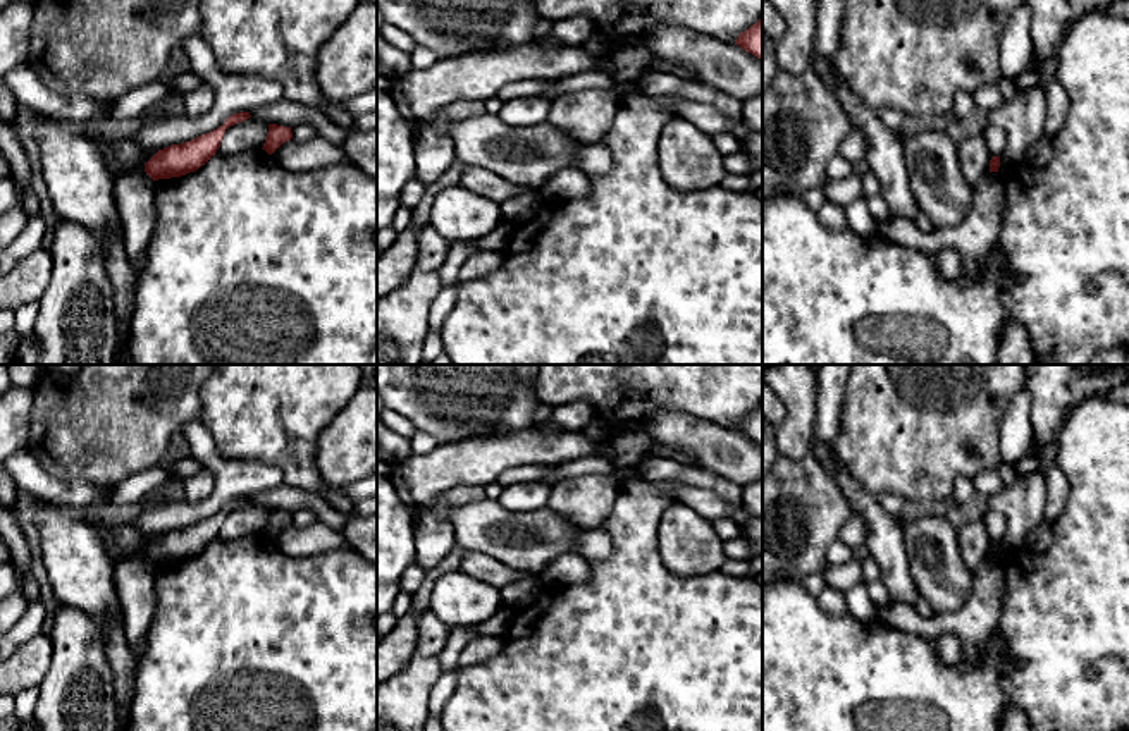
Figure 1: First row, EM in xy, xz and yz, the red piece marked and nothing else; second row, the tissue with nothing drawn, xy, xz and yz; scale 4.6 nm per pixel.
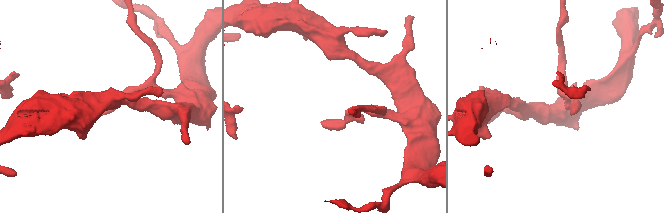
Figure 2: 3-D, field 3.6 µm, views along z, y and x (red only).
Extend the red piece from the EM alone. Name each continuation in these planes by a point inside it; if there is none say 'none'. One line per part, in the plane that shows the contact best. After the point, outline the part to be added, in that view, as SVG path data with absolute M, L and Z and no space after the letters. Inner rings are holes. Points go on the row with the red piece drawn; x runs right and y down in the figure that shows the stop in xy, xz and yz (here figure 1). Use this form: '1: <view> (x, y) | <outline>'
none

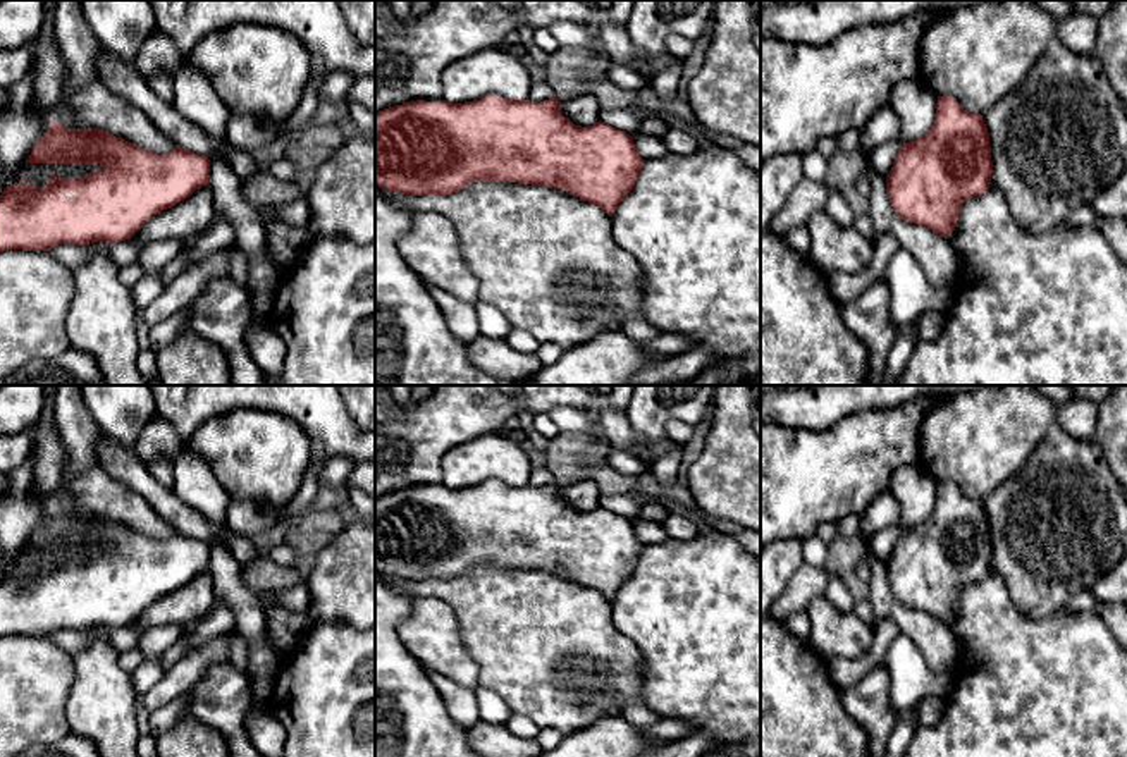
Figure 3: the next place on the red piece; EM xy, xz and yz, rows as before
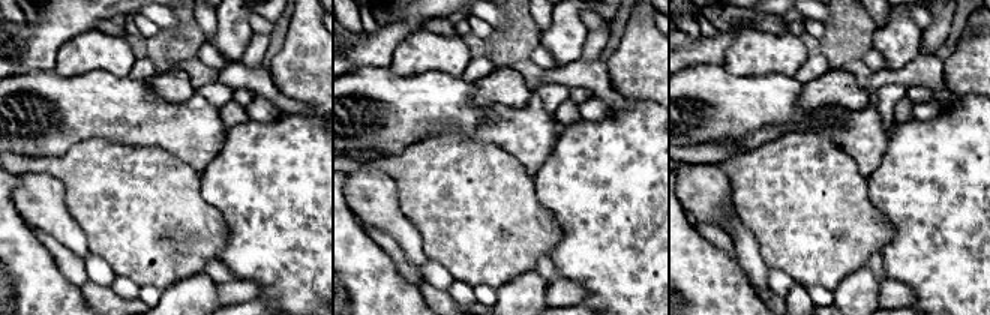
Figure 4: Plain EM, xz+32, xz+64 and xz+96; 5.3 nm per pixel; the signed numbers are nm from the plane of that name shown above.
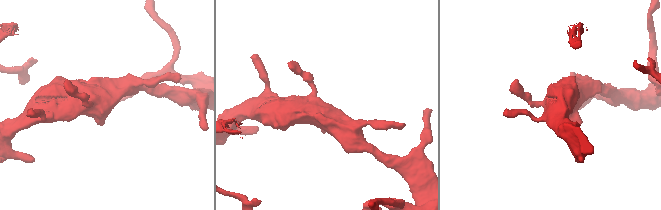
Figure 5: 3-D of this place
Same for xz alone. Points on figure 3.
1: xz (625, 119) | M631 108L600 110L599 117L602 122L633 138L642 131L642 117Z

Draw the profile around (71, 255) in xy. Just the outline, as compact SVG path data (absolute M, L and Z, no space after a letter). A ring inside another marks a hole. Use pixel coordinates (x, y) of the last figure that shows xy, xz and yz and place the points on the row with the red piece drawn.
M59 244L48 253L71 270L76 270L89 258L88 251L77 244Z

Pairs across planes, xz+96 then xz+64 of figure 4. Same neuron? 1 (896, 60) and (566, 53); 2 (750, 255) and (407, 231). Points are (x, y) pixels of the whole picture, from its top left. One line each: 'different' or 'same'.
1: same
2: same

